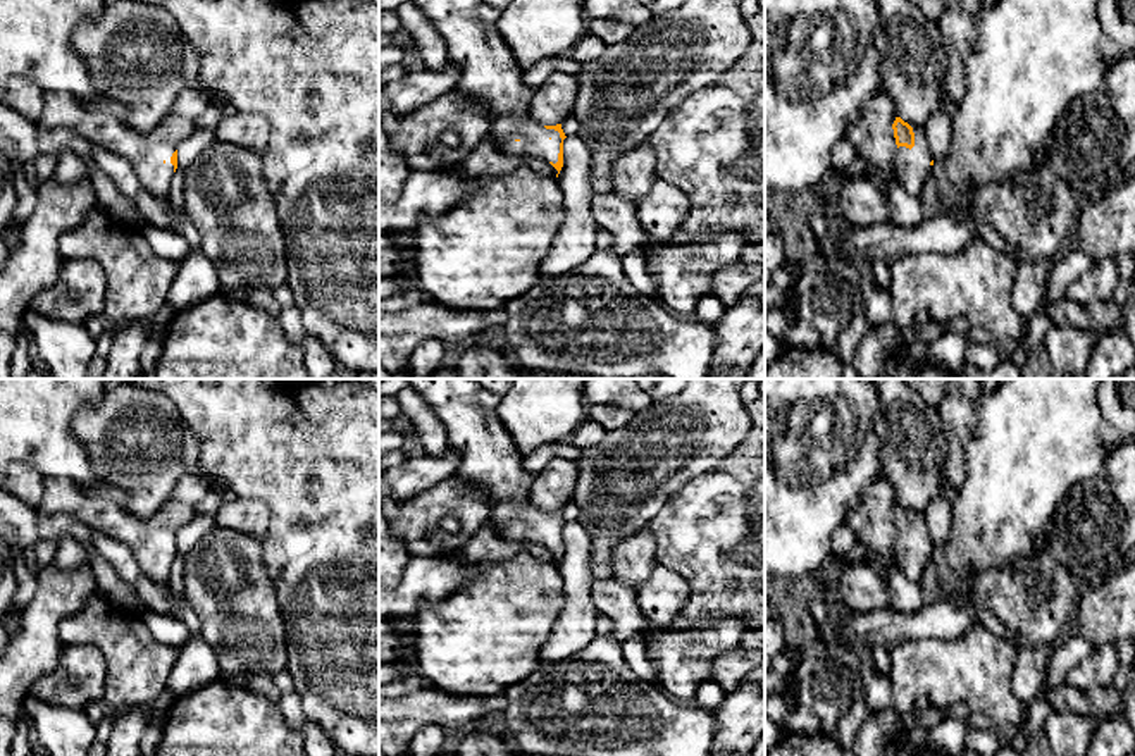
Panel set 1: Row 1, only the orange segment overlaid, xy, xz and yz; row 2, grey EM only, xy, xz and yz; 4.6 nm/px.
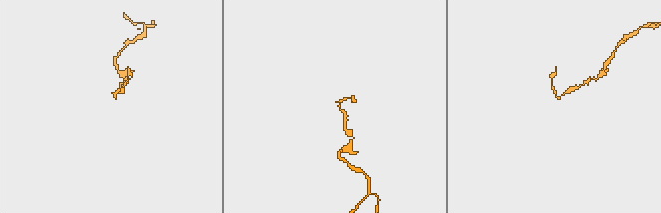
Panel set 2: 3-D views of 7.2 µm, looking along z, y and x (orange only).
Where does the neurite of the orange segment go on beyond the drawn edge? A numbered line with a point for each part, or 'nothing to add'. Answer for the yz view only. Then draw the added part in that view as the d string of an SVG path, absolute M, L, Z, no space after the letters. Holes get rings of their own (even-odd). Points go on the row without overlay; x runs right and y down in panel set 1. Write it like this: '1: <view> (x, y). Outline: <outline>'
1: yz (911, 553). Outline: M916 513L913 518L915 532L911 536L906 532L896 536L894 556L908 579L920 582L925 567L932 561L933 555L930 551L932 539L925 515Z

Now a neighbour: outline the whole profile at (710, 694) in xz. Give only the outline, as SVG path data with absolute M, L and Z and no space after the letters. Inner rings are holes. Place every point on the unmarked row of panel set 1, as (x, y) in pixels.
M710 679L699 684L694 696L694 704L708 710L716 710L723 703L725 694L727 692L713 679Z

